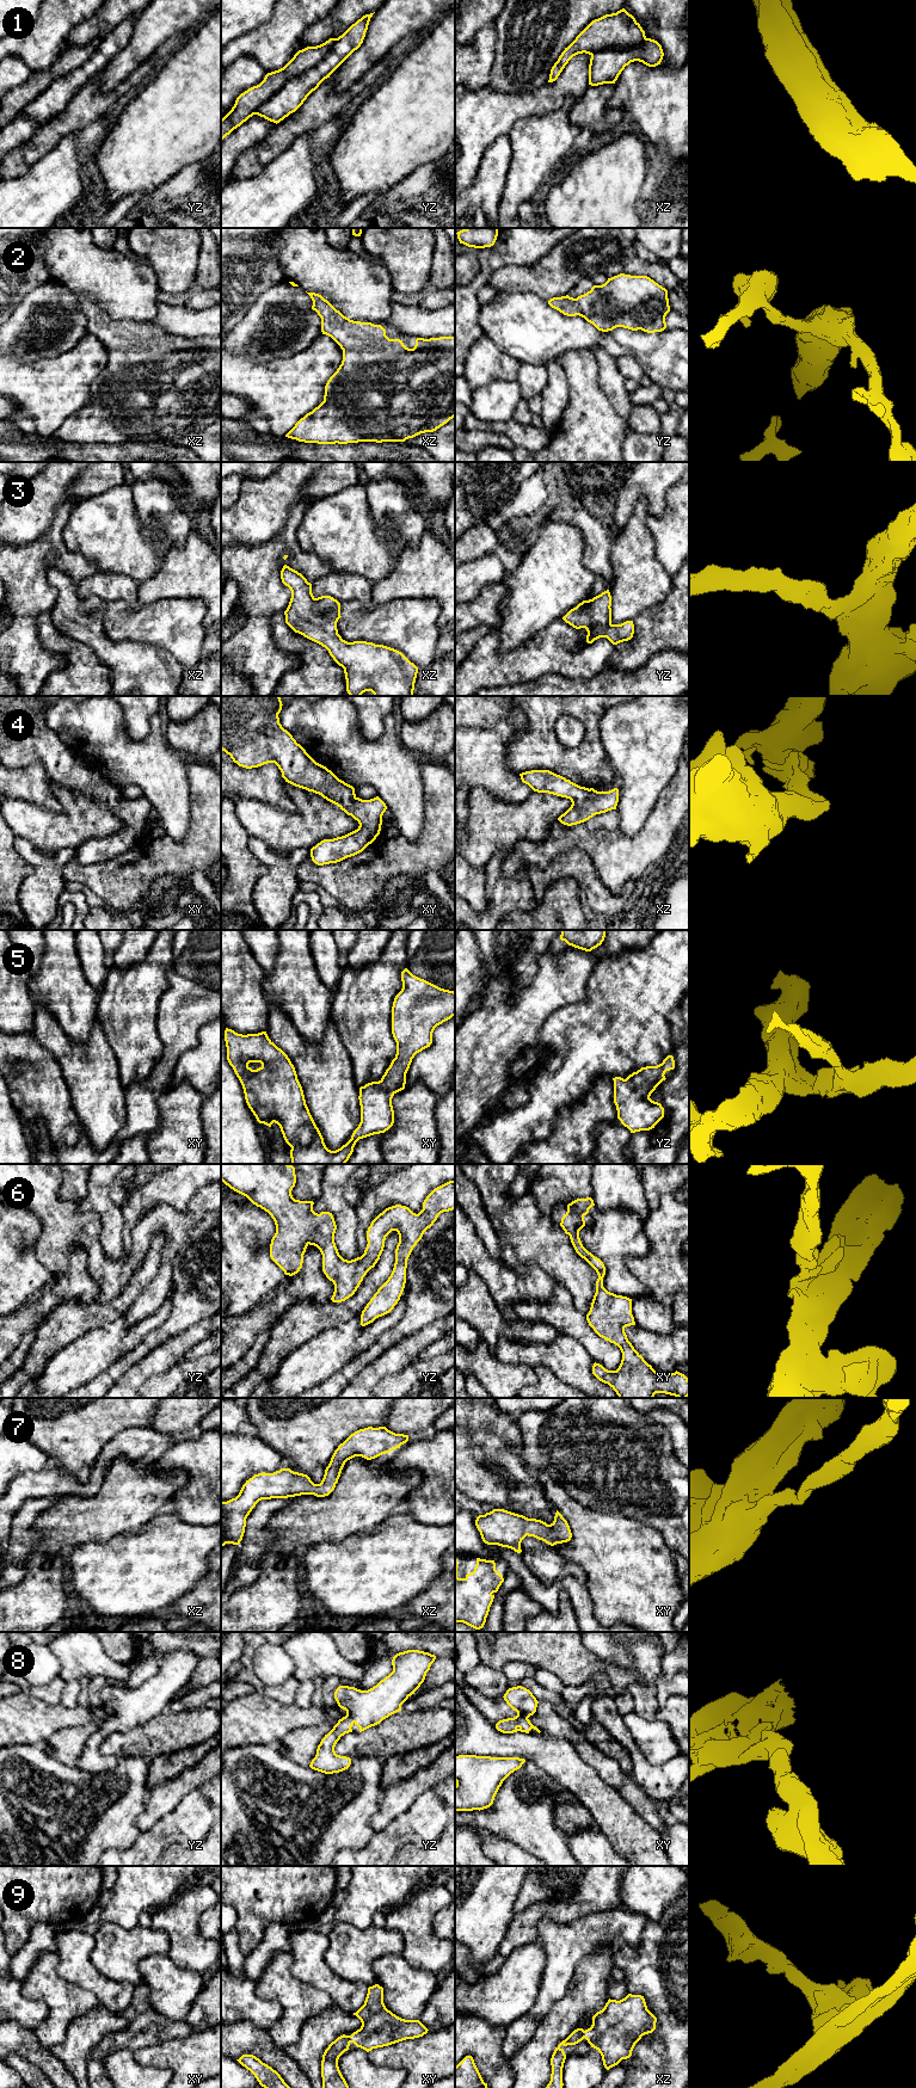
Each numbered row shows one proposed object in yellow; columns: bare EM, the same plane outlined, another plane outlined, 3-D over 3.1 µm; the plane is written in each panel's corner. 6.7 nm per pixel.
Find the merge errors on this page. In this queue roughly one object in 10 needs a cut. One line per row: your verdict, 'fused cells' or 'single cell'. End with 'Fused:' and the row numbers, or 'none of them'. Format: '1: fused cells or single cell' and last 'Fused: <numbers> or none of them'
1: fused cells
2: single cell
3: single cell
4: single cell
5: single cell
6: single cell
7: single cell
8: single cell
9: single cell
Fused: 1

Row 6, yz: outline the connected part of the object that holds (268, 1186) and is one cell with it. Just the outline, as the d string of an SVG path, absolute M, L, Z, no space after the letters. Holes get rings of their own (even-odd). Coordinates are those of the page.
M221 1164L221 1181L234 1191L246 1196L253 1205L268 1212L275 1221L276 1233L270 1244L271 1259L293 1276L300 1271L303 1255L308 1245L316 1246L322 1255L322 1271L333 1282L333 1302L342 1302L355 1294L367 1273L375 1267L385 1248L386 1237L396 1231L399 1243L395 1249L395 1263L388 1280L377 1289L361 1314L361 1325L365 1326L376 1318L389 1313L400 1300L406 1283L407 1259L422 1239L443 1212L455 1208L455 1179L435 1188L424 1200L423 1209L416 1214L408 1207L395 1205L386 1208L370 1224L367 1231L367 1248L361 1257L344 1259L336 1246L334 1233L337 1225L332 1213L313 1211L313 1201L295 1200L291 1190L296 1183L295 1168L289 1164Z

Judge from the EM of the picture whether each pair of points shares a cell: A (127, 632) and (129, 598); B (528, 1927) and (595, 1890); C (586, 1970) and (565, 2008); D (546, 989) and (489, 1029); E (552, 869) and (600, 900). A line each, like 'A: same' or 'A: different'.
A: different
B: same
C: same
D: same
E: same

